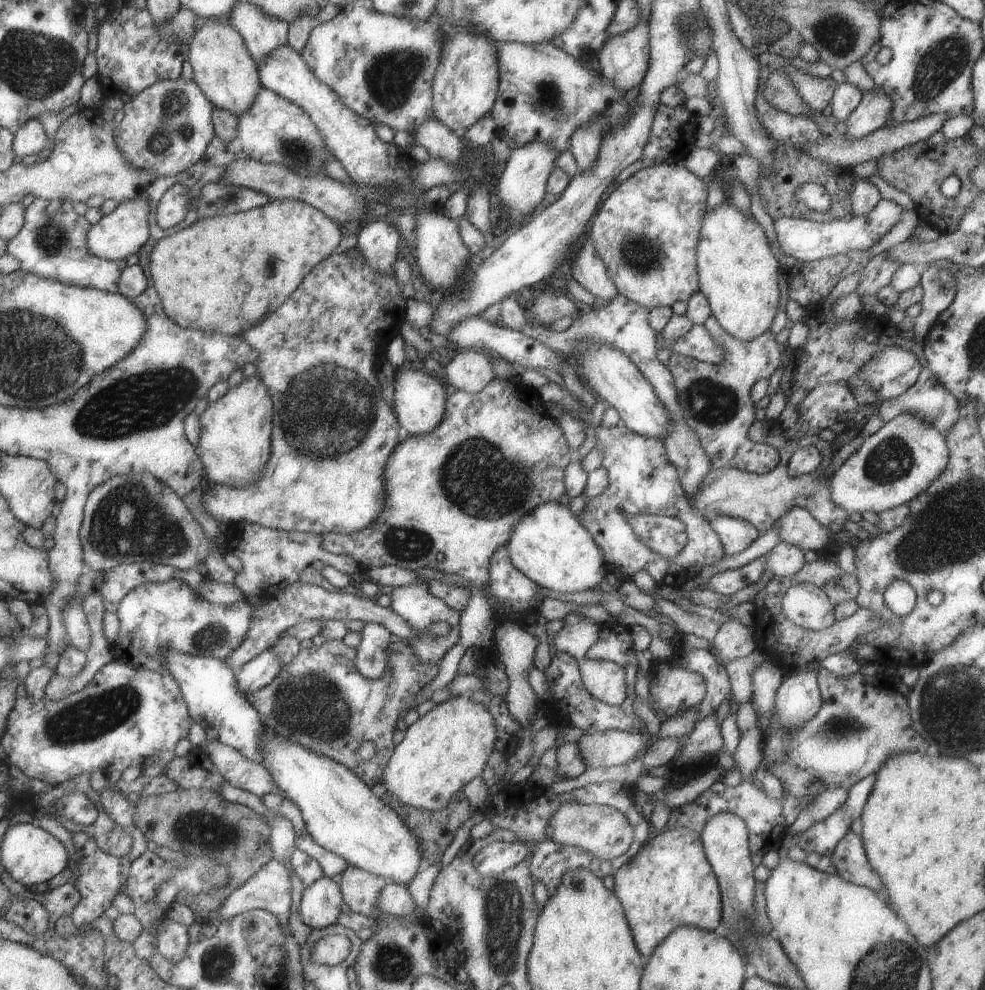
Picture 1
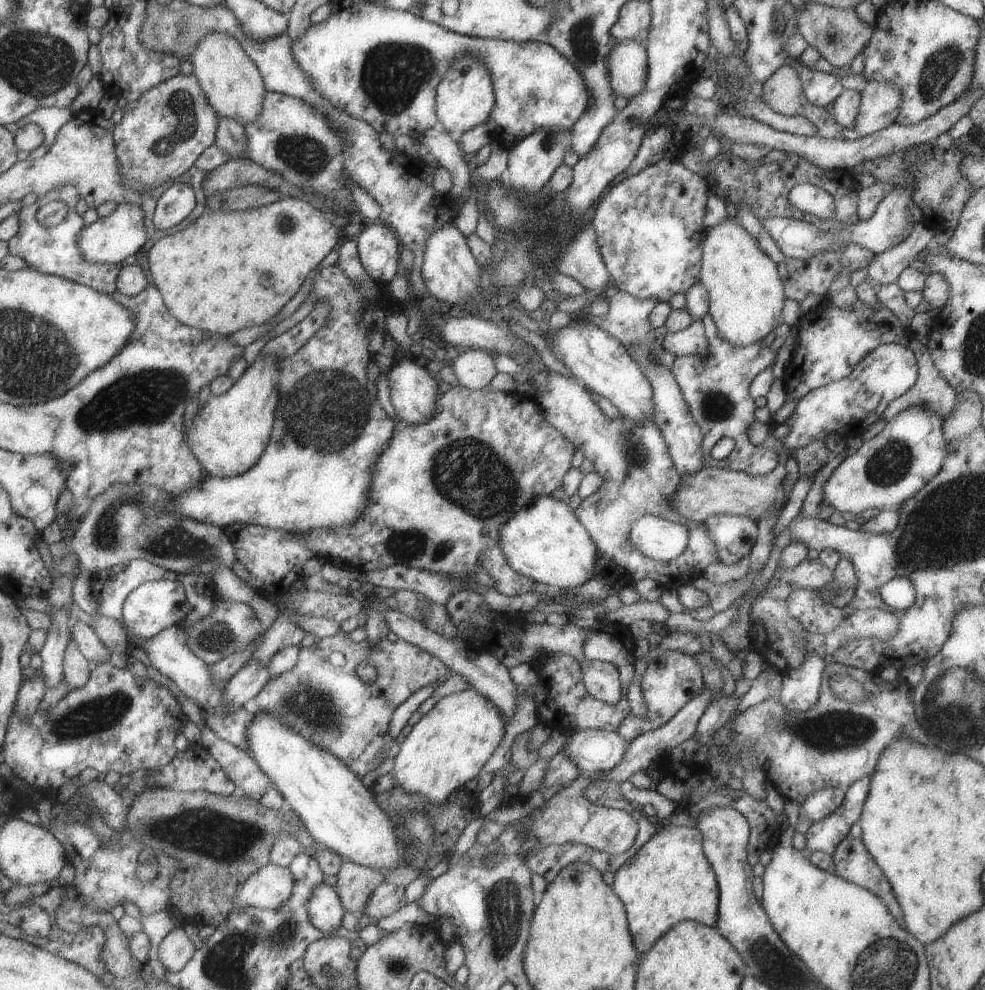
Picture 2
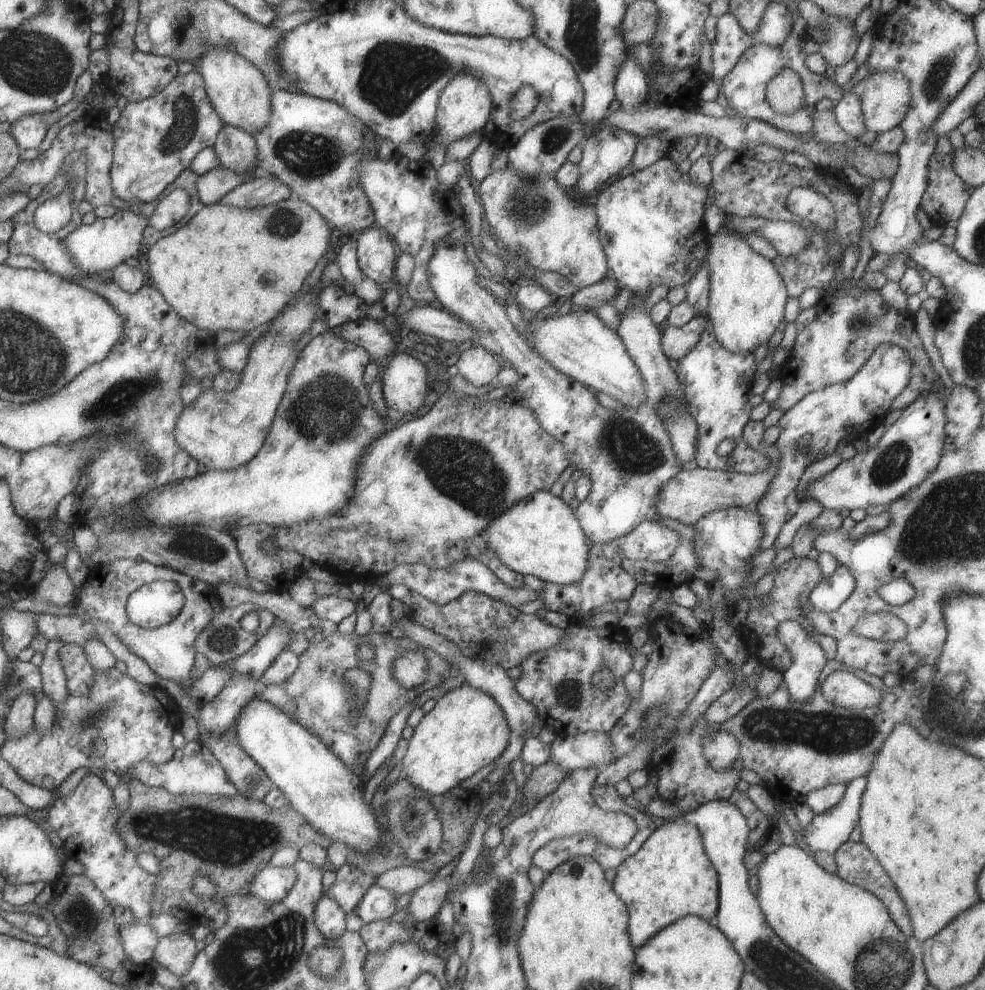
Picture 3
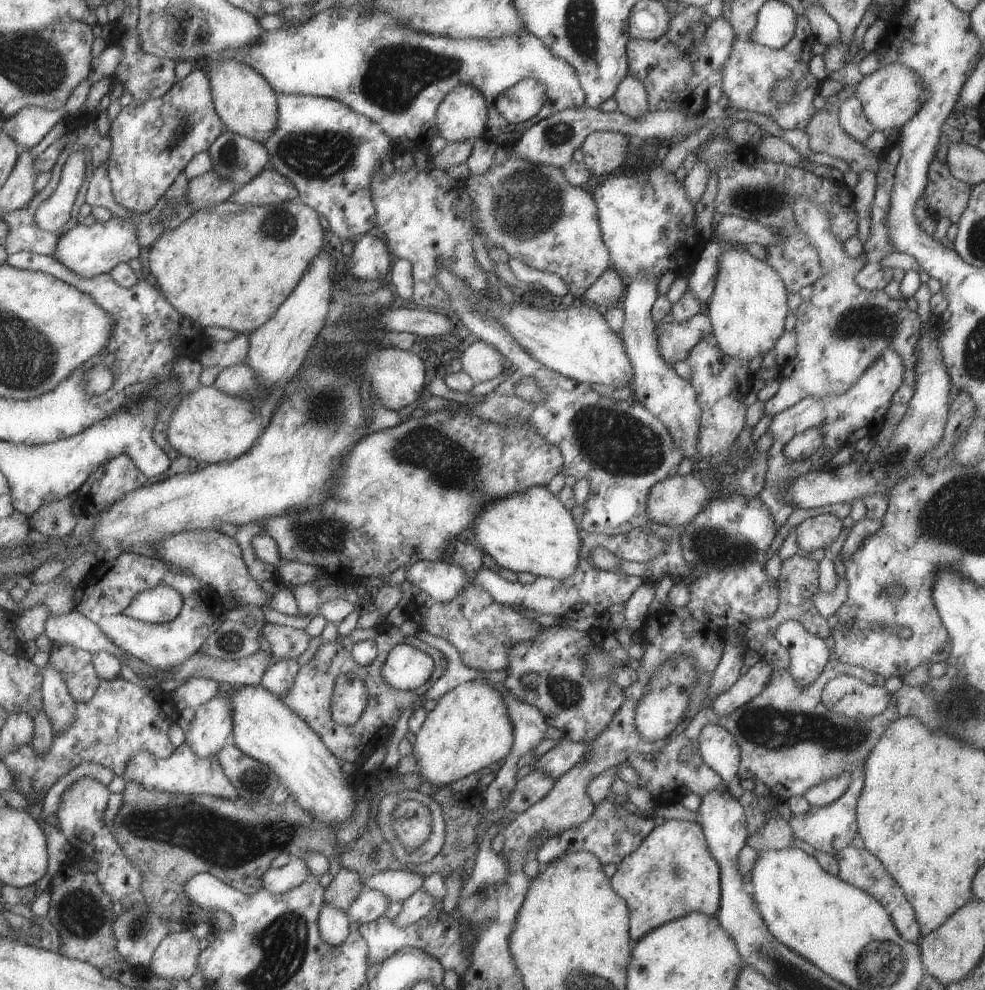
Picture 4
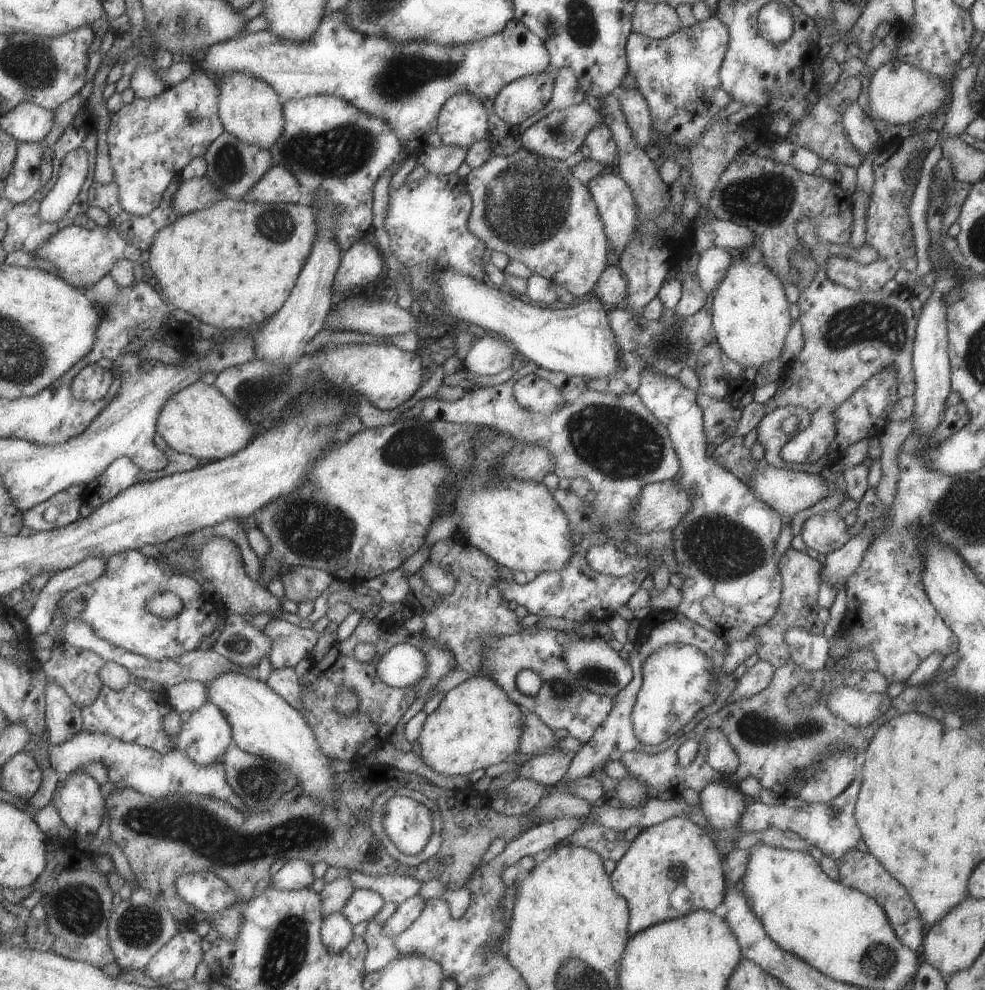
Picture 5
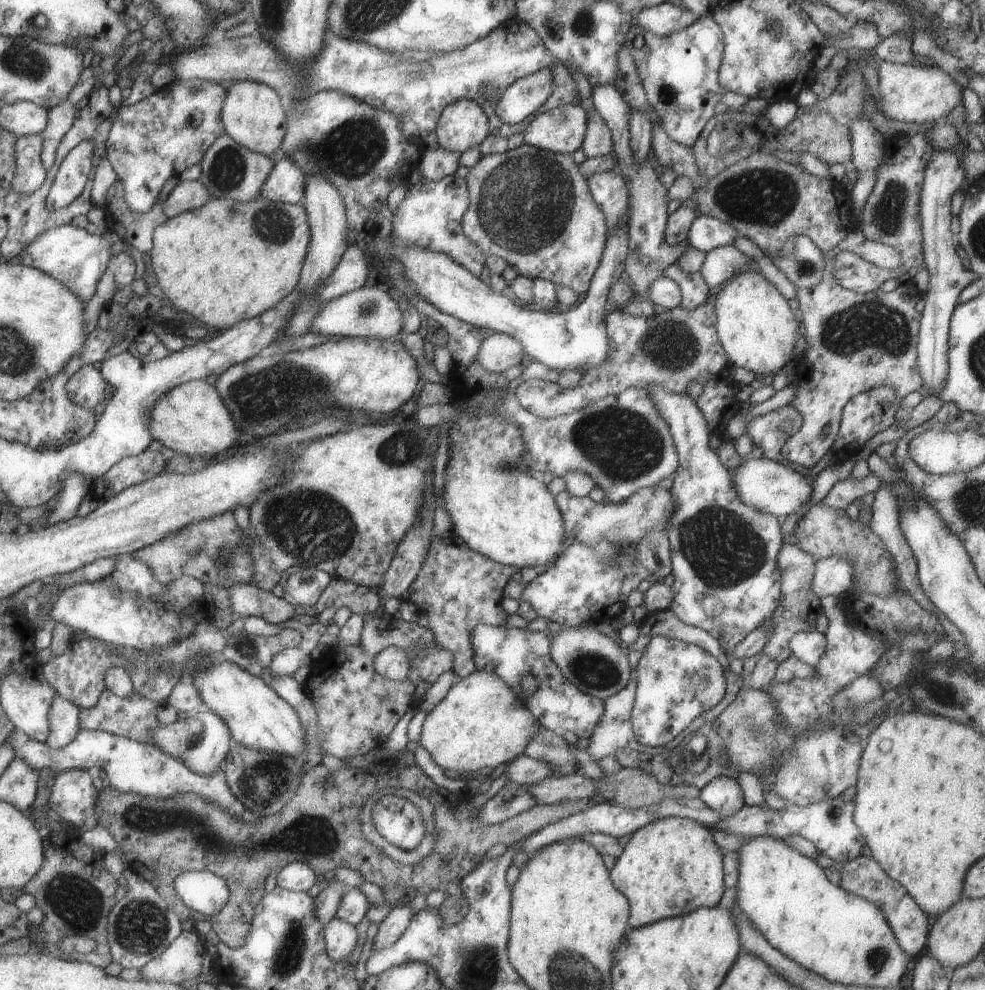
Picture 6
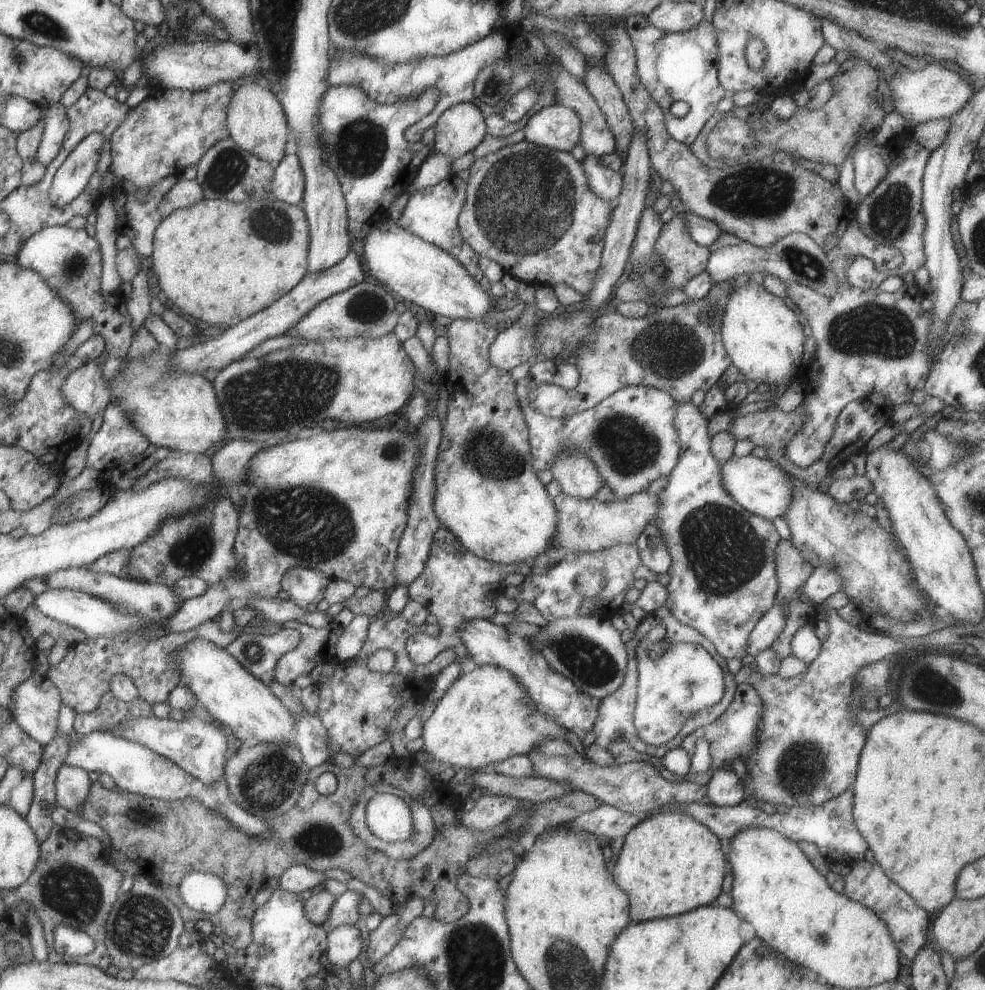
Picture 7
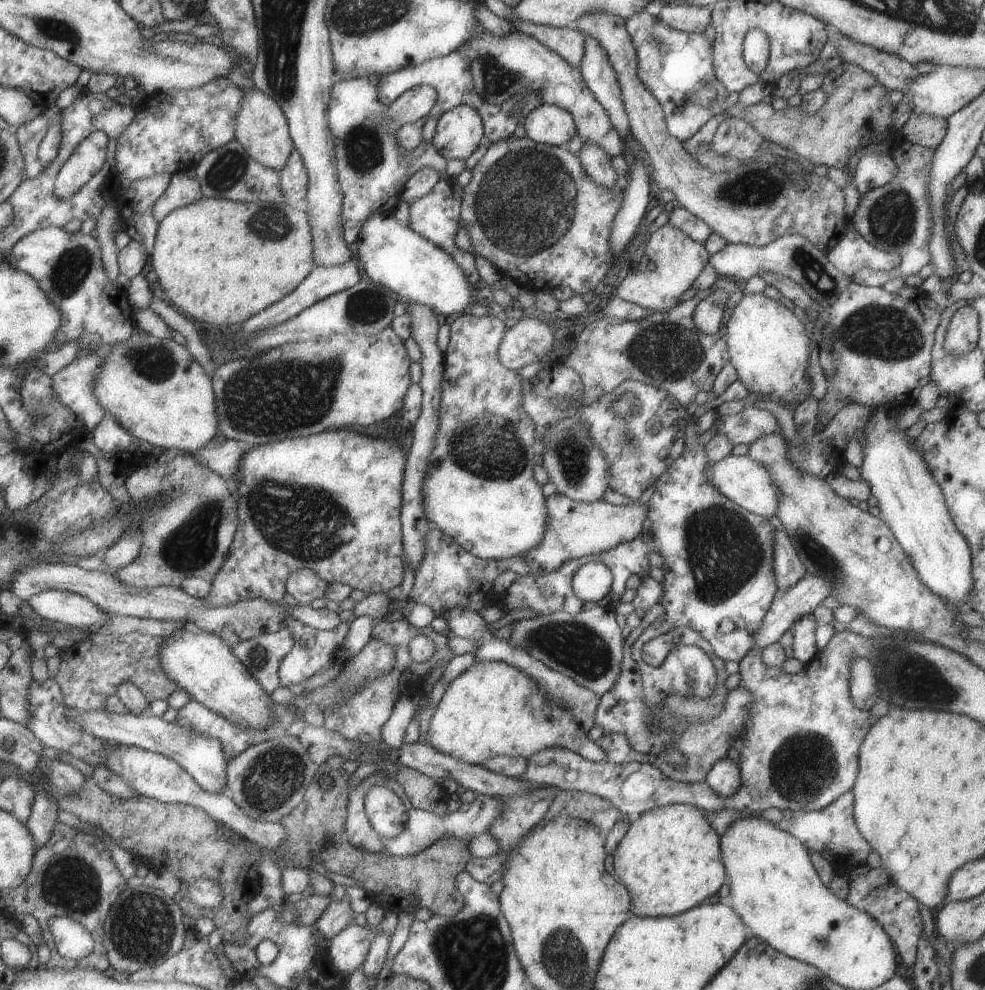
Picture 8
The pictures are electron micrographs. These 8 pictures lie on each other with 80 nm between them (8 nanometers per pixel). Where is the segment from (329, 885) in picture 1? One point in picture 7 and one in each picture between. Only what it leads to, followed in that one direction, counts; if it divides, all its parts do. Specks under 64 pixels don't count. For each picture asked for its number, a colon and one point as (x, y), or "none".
2: (324, 911)
3: (328, 916)
4: (333, 925)
5: (336, 931)
6: (340, 938)
7: (344, 943)

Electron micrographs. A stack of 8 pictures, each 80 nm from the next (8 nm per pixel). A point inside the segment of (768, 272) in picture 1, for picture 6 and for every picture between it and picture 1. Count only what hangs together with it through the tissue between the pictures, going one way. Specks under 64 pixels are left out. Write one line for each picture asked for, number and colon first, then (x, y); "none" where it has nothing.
2: (745, 296)
3: (746, 298)
4: (747, 311)
5: (750, 317)
6: (756, 330)

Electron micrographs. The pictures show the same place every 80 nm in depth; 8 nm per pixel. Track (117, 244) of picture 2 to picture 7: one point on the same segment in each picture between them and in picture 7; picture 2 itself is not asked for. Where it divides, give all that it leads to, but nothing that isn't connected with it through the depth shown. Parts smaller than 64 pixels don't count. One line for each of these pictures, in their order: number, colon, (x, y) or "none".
3: (105, 243)
4: (85, 251)
5: (80, 257)
6: (74, 258)
7: (69, 261)

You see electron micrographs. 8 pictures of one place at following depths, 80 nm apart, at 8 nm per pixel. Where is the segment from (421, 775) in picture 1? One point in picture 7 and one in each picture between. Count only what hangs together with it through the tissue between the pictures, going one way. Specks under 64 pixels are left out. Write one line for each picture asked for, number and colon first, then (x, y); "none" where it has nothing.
2: (447, 747)
3: (466, 729)
4: (469, 729)
5: (476, 724)
6: (480, 723)
7: (486, 715)

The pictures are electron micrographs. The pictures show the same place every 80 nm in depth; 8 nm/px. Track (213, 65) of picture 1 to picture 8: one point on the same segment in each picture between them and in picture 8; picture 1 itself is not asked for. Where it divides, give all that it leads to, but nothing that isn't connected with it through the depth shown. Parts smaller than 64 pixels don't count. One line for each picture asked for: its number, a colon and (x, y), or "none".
2: (230, 82)
3: (238, 93)
4: (243, 100)
5: (248, 108)
6: (252, 116)
7: (255, 120)
8: (260, 127)

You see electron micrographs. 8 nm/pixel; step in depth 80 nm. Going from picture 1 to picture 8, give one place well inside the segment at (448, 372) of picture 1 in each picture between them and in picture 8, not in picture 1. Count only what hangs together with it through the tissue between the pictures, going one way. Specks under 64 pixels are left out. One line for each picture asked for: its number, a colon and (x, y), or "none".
2: (474, 369)
3: (477, 365)
4: (480, 361)
5: (490, 354)
6: (498, 352)
7: (514, 344)
8: (526, 340)

